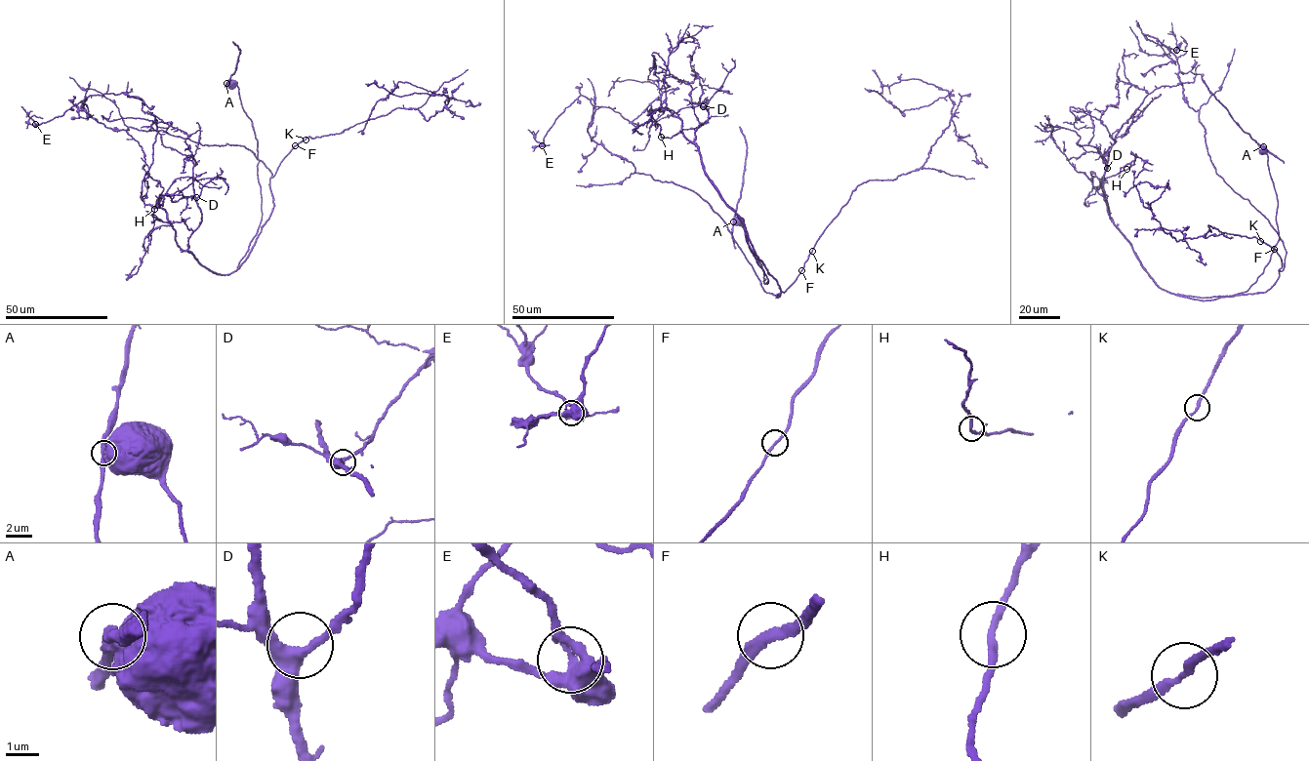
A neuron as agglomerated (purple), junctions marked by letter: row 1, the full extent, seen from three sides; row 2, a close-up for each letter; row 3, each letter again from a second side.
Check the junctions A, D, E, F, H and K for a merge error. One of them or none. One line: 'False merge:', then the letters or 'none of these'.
False merge: A

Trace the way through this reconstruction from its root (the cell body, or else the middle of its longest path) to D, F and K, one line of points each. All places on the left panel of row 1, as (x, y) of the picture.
D: (231, 86), (258, 141), (262, 219), (228, 275), (209, 269), (188, 251), (201, 220), (196, 197)
F: (231, 86), (238, 88), (258, 141), (261, 196), (261, 220), (239, 265), (273, 206), (269, 179), (295, 145)
K: (231, 86), (258, 141), (261, 196), (261, 220), (239, 265), (273, 206), (269, 179), (306, 140)

